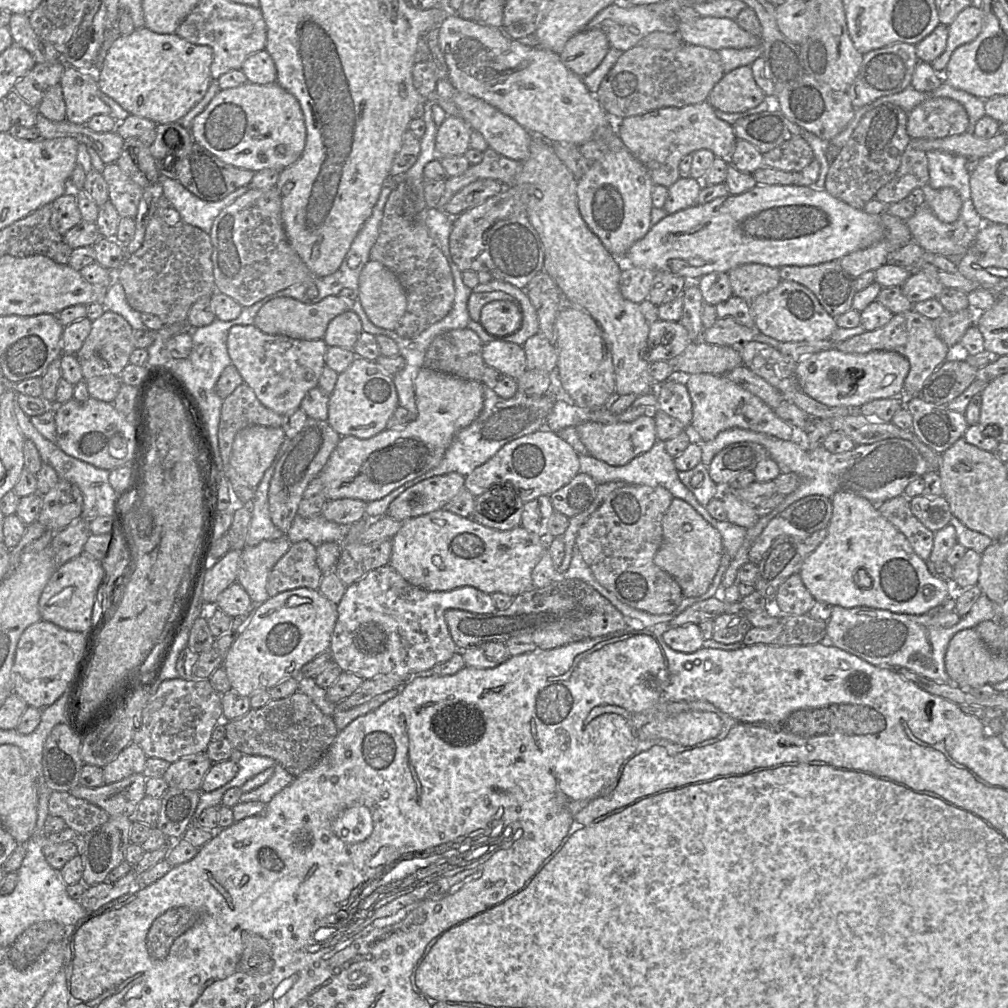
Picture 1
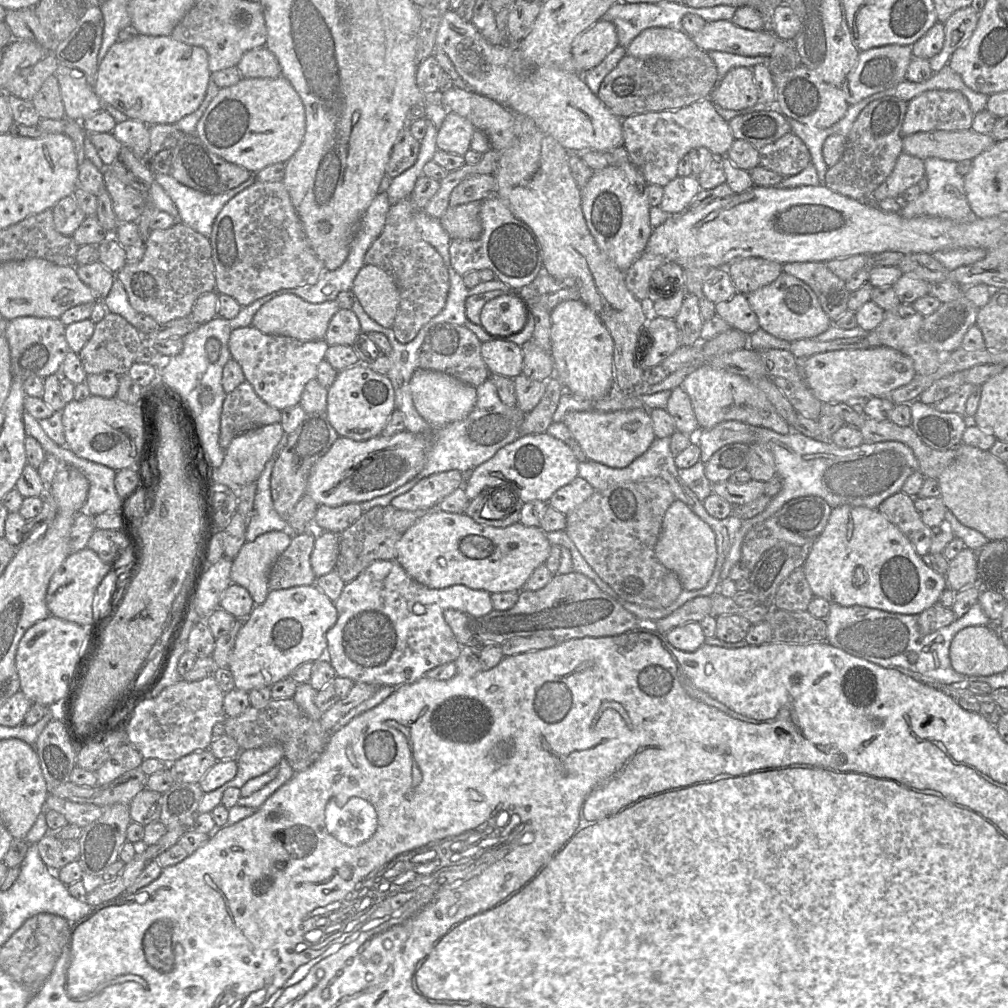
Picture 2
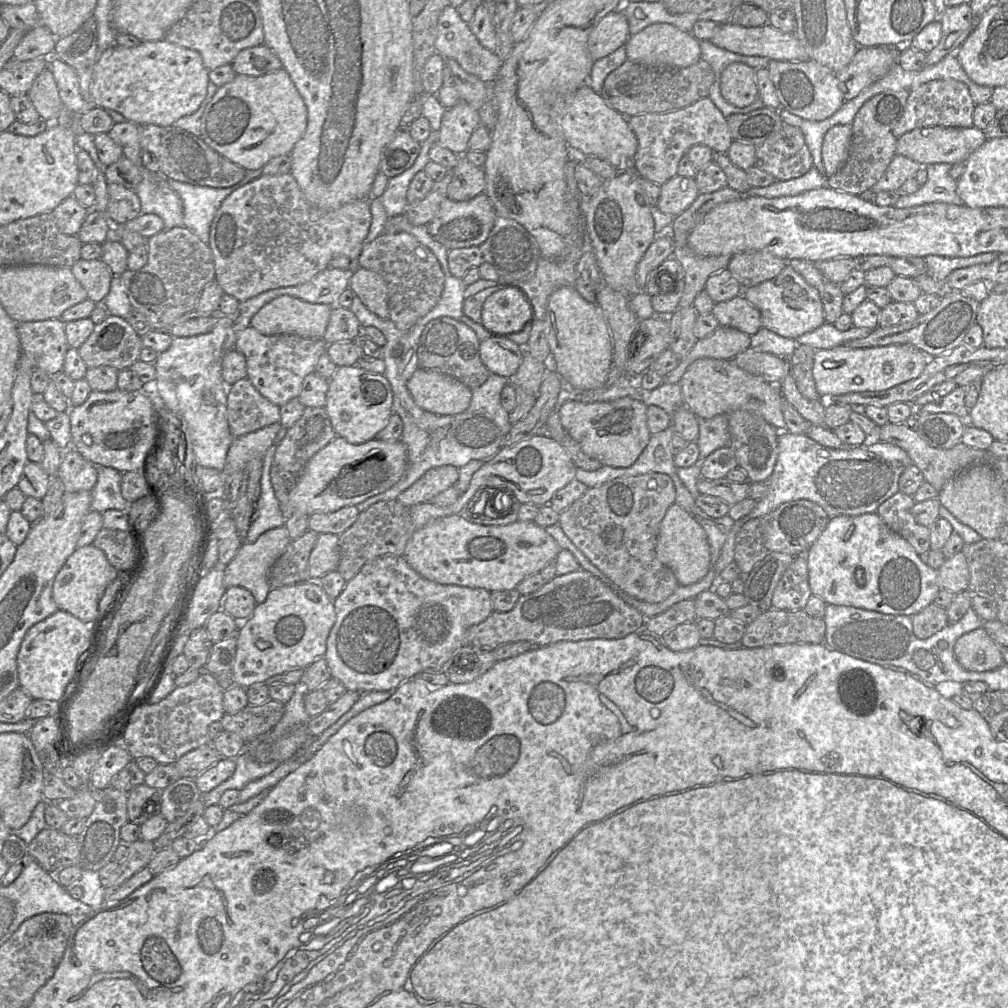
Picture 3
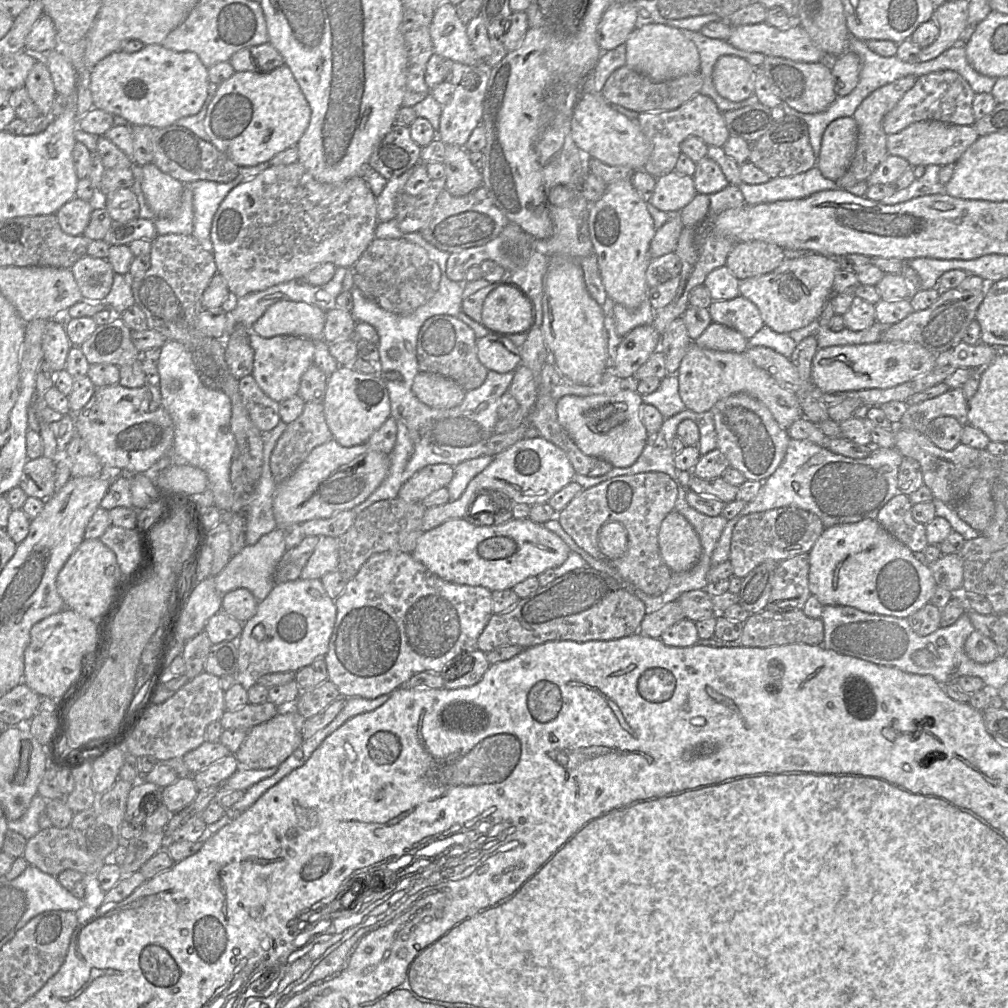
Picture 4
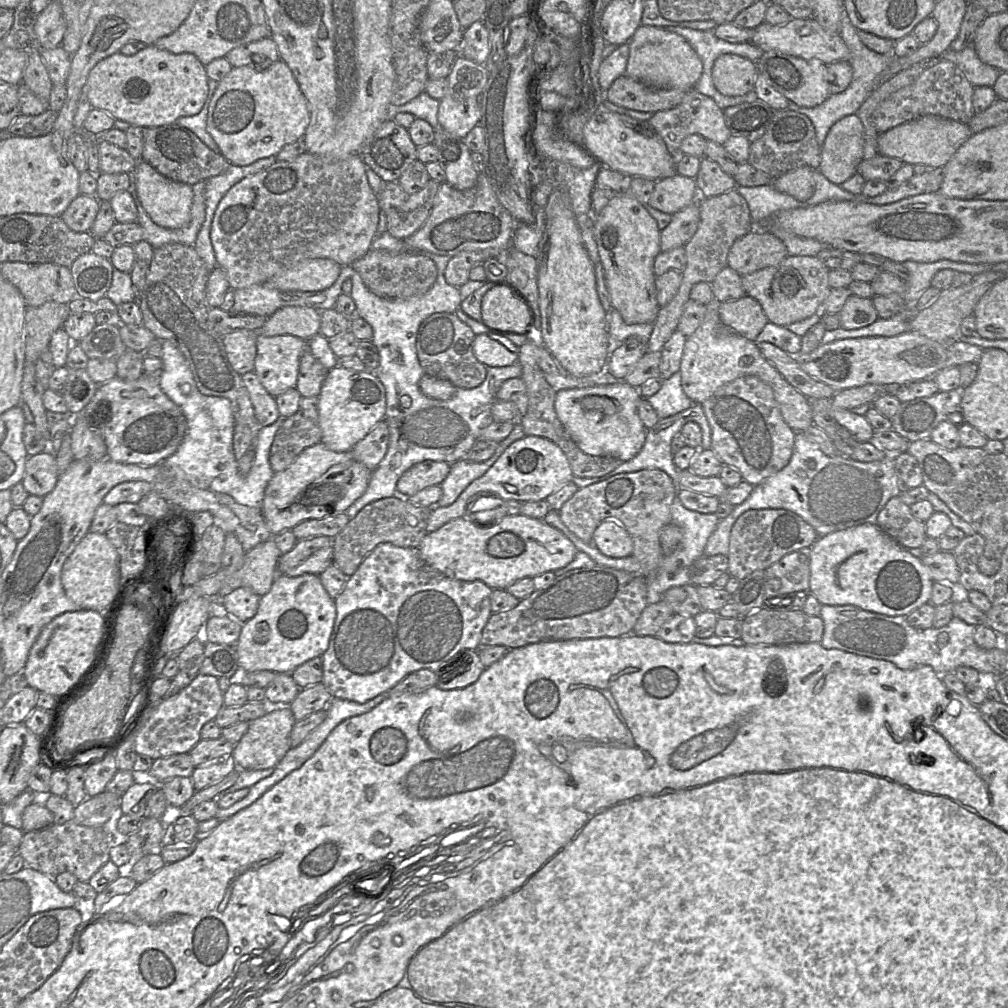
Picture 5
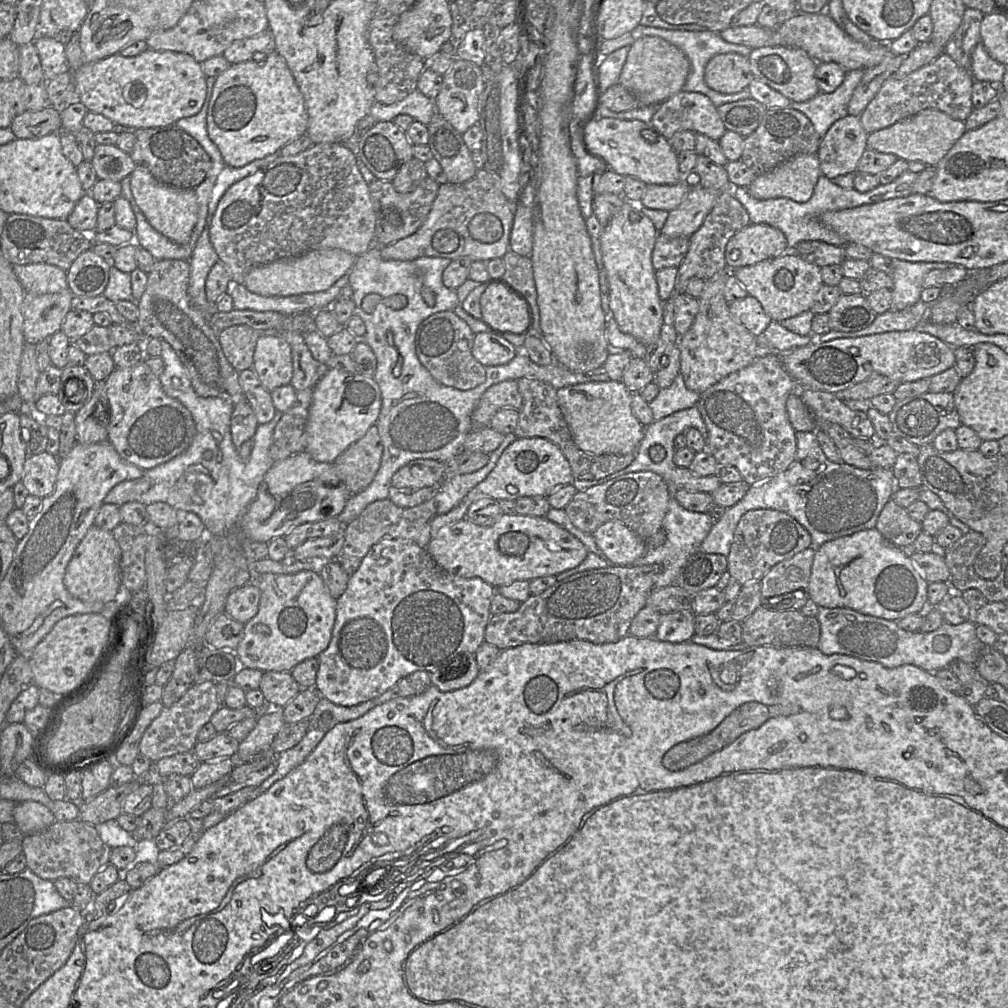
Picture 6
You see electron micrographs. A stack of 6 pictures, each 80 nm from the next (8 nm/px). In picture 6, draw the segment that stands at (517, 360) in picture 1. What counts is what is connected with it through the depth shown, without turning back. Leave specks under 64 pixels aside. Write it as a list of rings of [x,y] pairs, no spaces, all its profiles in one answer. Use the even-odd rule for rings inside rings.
[[[480,332],[475,334],[473,357],[484,367],[499,366],[510,362],[519,350],[500,333]]]

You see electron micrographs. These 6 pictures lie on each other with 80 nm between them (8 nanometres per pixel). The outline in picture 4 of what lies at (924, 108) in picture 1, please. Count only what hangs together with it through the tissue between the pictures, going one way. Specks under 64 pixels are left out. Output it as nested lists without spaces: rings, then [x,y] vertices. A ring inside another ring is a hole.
[[[945,70],[923,75],[917,78],[915,85],[885,115],[882,121],[883,130],[887,135],[895,134],[913,123],[927,120],[972,126],[975,122],[972,111],[974,96],[969,83],[957,72]]]

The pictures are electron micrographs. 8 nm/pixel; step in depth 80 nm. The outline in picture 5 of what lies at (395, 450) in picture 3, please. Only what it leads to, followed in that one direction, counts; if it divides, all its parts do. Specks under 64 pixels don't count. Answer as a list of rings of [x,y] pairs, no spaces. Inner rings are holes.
[[[323,443],[303,450],[294,462],[281,472],[274,473],[264,494],[262,513],[272,535],[292,530],[296,525],[310,519],[323,519],[345,513],[367,489],[372,471],[352,457],[351,451],[334,452]]]

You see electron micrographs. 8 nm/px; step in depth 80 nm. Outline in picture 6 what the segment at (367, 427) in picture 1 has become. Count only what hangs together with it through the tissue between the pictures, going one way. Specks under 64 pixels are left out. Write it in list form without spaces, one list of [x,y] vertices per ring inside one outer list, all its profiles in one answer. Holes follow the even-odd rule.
[[[329,369],[313,387],[305,428],[305,451],[317,462],[333,463],[351,444],[361,439],[368,429],[375,425],[381,404],[380,388],[374,378]]]

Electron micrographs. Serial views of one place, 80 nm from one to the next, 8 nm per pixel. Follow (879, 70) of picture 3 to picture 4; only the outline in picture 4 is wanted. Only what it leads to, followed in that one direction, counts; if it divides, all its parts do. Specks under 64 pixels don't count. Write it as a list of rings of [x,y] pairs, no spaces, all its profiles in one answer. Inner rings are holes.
[[[847,51],[833,59],[830,66],[837,96],[844,97],[851,93],[859,82],[860,58],[855,53]]]

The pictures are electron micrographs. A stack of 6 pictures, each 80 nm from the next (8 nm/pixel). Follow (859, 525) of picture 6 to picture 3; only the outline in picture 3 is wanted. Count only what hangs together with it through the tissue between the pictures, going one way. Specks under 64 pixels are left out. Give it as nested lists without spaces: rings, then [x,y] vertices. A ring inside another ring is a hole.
[[[779,431],[778,457],[769,477],[770,489],[748,515],[735,520],[716,565],[717,580],[720,572],[734,561],[736,535],[748,521],[767,515],[784,503],[801,499],[821,506],[830,519],[841,515],[875,513],[884,501],[899,492],[899,478],[911,464],[908,454],[890,443],[868,443],[866,439],[860,446],[832,449],[820,445],[806,434],[795,435]]]

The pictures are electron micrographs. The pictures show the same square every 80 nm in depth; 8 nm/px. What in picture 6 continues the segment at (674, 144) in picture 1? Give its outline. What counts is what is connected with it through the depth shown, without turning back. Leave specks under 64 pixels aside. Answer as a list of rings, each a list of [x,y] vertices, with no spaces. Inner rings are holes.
[[[683,90],[659,105],[657,112],[652,117],[651,125],[667,140],[670,140],[676,132],[688,130],[719,141],[726,132],[725,126],[717,112],[717,107],[707,96],[699,92]]]

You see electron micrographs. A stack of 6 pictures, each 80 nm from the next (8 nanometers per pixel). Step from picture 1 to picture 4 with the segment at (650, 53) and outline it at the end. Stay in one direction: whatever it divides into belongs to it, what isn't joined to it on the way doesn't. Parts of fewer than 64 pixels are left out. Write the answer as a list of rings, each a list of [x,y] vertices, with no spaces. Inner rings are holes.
[[[624,65],[608,77],[601,94],[610,104],[622,106],[637,113],[658,114],[674,110],[700,93],[703,79],[700,71],[664,82],[655,82]]]

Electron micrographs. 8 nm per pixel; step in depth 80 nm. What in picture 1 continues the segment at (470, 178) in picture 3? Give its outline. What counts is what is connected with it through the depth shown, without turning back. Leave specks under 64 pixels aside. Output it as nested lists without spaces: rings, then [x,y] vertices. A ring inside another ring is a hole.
[[[493,179],[477,180],[458,191],[445,205],[444,211],[451,217],[456,217],[499,194],[505,188],[504,184]]]

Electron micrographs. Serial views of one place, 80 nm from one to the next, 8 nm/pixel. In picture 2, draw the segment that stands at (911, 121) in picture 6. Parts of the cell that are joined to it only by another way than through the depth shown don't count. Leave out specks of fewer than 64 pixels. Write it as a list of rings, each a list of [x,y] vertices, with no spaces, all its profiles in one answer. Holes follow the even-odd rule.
[[[972,129],[917,132],[903,138],[903,152],[923,161],[934,157],[960,162],[973,160],[995,143],[991,135],[980,134]]]

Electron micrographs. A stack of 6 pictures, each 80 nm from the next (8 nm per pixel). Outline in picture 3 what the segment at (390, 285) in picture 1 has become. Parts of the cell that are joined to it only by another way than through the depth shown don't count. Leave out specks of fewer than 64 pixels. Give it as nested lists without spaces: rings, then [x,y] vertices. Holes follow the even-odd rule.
[[[358,268],[349,281],[349,288],[372,313],[389,319],[388,289],[378,273]]]

